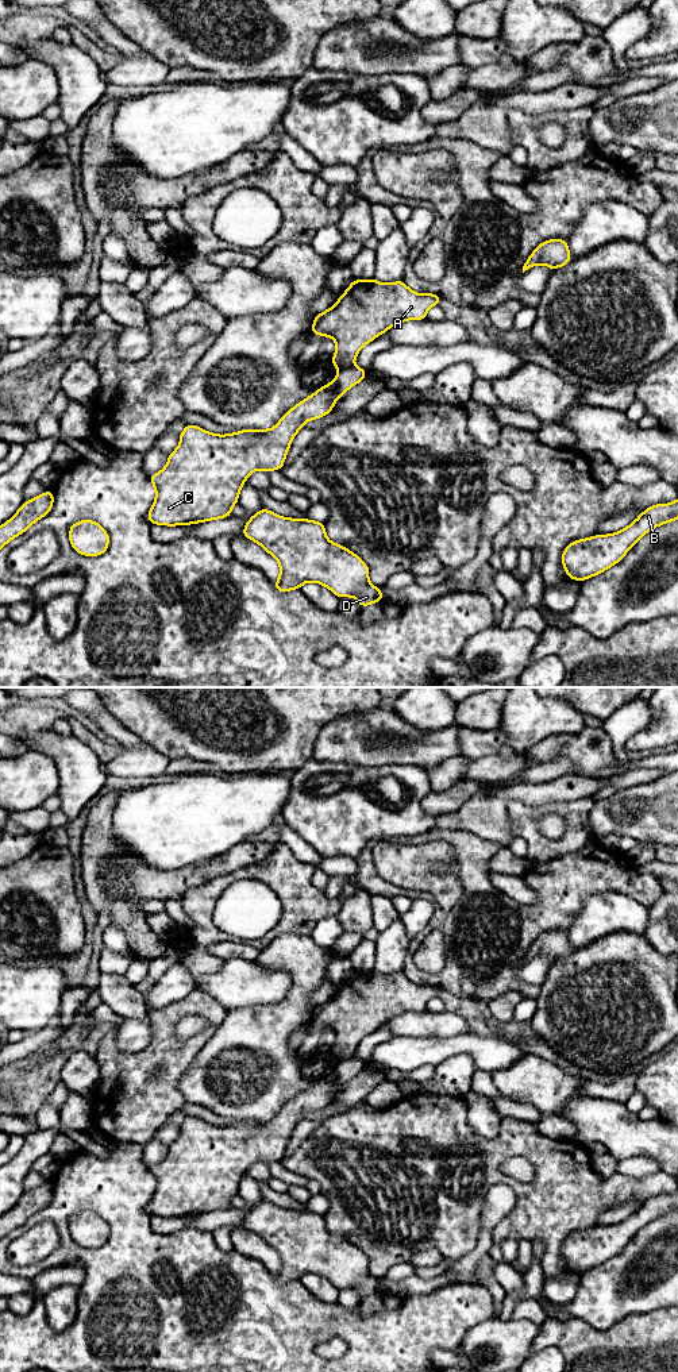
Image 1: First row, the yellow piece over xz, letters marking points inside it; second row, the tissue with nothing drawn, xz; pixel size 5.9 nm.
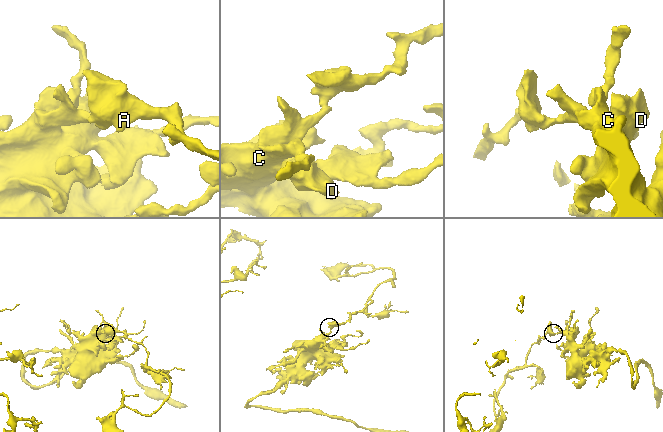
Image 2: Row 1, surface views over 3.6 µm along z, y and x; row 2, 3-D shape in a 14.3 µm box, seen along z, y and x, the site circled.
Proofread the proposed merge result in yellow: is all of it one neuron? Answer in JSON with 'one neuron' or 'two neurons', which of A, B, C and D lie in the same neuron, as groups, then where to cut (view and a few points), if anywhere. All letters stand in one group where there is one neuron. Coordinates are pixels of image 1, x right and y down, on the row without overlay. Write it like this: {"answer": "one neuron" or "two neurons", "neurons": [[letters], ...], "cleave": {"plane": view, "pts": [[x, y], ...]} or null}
{"answer": "two neurons", "neurons": [["A"], ["B", "C", "D"]], "cleave": {"plane": "xz", "pts": [[353, 1055], [339, 1062]]}}

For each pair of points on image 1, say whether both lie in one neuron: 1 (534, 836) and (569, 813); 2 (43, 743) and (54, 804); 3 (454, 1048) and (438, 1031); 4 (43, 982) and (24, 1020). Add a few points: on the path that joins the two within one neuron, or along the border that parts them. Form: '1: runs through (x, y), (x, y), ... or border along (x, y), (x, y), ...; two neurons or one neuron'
1: runs through (534, 823), (534, 819), (542, 810), (555, 809); one neuron
2: border along (57, 793), (60, 808); two neurons
3: border along (470, 1029), (447, 1037), (412, 1037); two neurons
4: runs through (37, 991), (24, 1004), (24, 1010); one neuron

